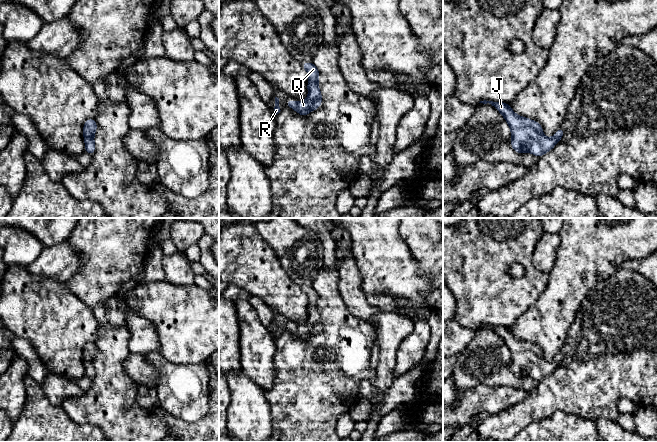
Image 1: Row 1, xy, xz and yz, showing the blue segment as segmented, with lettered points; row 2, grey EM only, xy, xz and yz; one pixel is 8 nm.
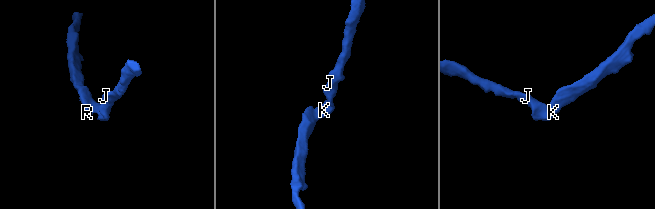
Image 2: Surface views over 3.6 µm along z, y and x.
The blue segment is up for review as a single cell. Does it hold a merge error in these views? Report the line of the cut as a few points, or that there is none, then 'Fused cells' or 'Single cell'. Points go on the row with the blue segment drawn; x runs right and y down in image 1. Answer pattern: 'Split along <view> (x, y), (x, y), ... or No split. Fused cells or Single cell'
No split. Single cell

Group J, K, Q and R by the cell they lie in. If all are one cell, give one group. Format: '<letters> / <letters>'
J K Q R

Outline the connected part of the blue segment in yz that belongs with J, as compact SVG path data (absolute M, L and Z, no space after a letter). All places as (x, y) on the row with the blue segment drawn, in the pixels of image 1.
M480 101L491 104L507 121L511 131L511 146L516 153L529 152L537 157L553 149L564 135L563 127L551 138L545 137L541 124L529 118L517 115L509 104L503 102Z

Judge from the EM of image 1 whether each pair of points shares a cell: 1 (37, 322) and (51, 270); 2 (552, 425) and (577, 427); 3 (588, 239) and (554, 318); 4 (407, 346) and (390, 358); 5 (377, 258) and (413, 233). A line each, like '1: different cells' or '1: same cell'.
1: different cells
2: same cell
3: same cell
4: different cells
5: different cells

